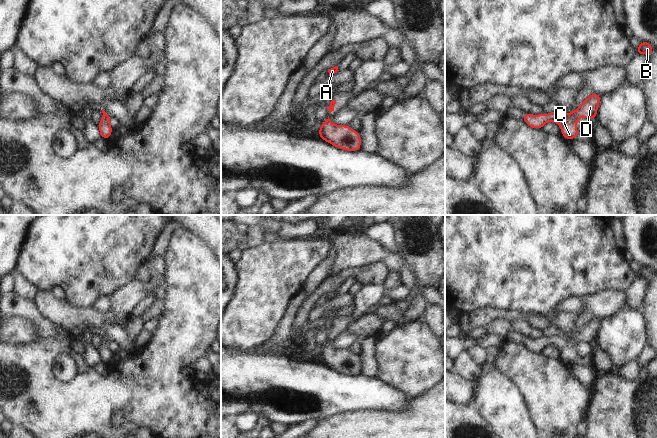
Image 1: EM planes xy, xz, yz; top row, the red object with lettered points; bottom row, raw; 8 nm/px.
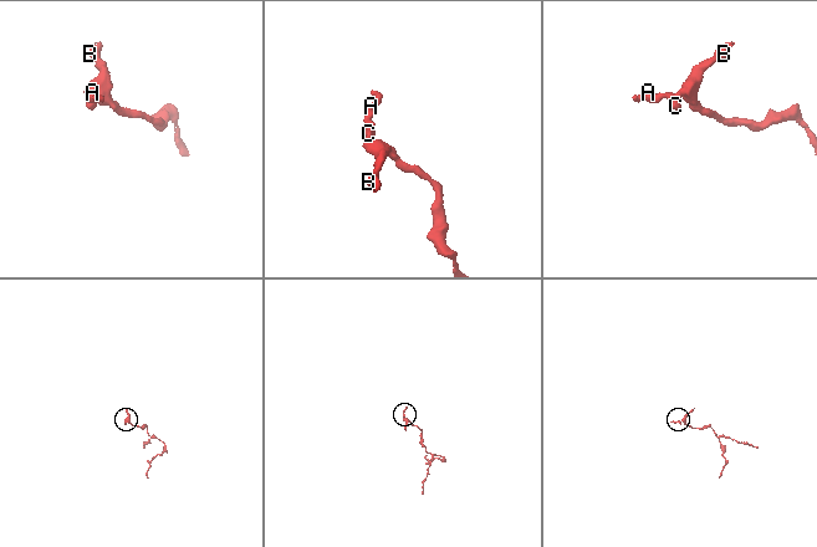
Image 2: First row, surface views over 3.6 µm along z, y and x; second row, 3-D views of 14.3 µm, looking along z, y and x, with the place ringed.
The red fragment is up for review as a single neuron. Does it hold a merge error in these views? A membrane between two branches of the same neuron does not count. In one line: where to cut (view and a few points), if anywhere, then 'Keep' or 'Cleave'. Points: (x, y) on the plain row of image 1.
No split. Keep.

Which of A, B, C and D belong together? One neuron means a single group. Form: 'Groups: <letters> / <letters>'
Groups: A B C D.

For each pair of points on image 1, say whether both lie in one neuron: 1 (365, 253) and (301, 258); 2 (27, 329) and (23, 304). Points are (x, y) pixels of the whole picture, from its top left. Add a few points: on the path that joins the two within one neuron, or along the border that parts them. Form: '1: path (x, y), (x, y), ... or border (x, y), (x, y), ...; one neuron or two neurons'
1: border (328, 240), (332, 245); two neurons
2: border (10, 316), (28, 319), (33, 324), (39, 337); two neurons

